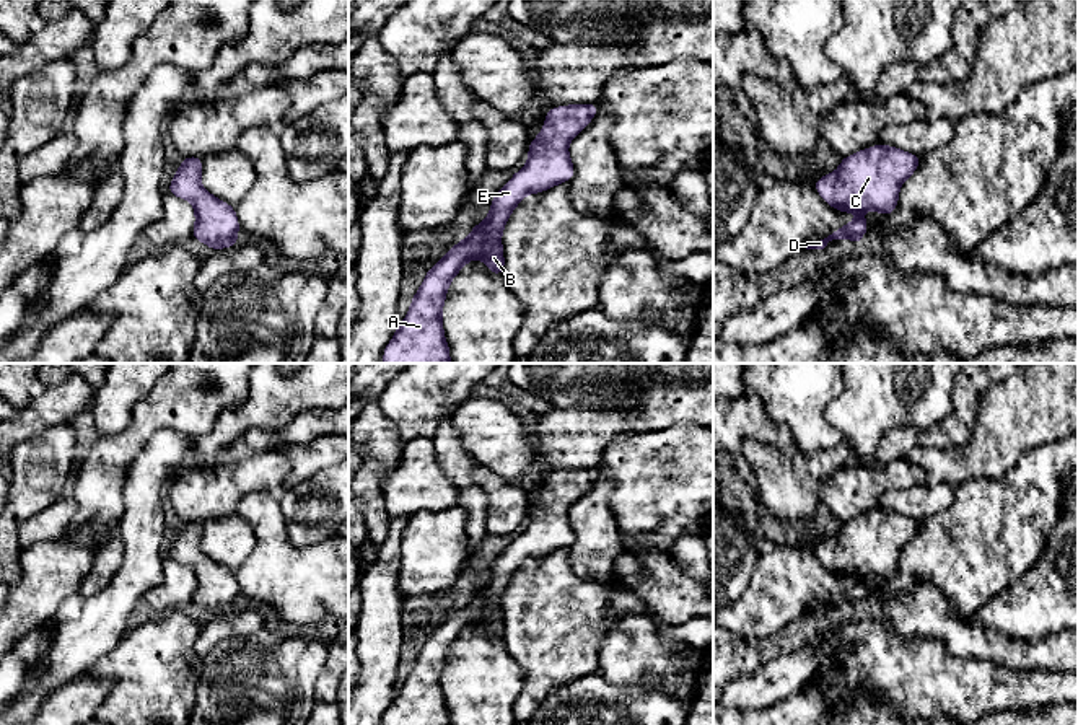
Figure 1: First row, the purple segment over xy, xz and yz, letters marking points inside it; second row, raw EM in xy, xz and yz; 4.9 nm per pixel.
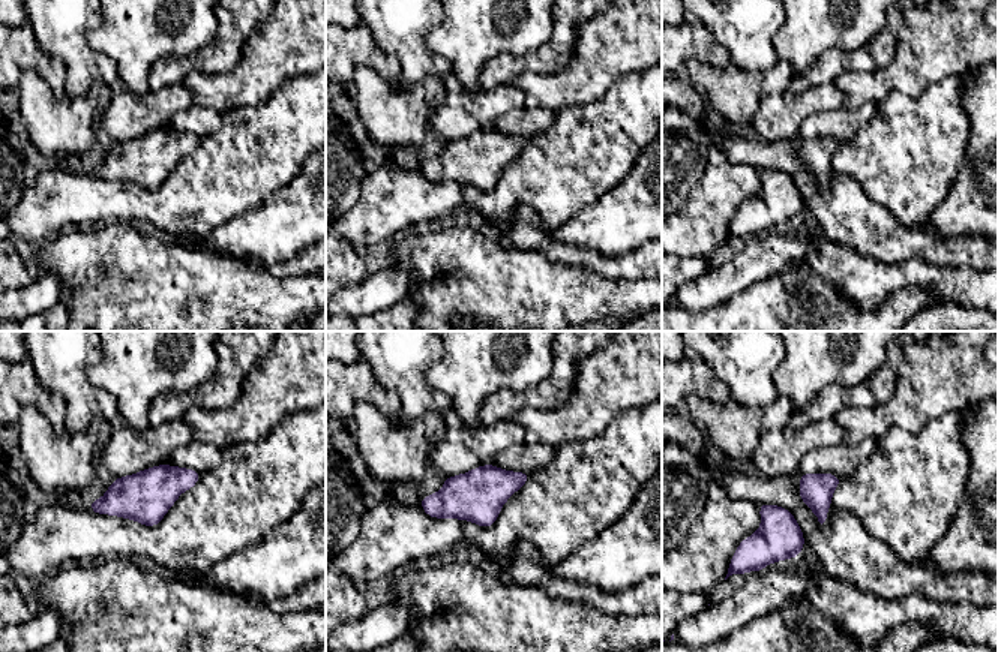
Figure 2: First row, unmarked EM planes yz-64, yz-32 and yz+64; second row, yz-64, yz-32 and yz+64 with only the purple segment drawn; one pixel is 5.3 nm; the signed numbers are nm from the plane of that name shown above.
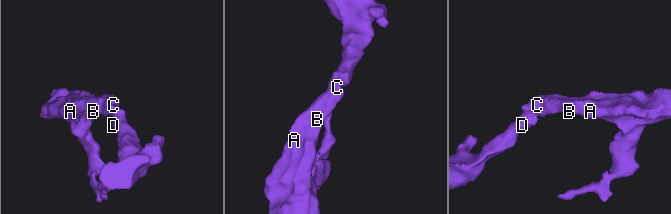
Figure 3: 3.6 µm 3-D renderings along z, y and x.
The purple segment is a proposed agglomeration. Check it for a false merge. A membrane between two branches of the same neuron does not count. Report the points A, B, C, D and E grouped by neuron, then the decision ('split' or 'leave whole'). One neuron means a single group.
A B C D E; leave whole

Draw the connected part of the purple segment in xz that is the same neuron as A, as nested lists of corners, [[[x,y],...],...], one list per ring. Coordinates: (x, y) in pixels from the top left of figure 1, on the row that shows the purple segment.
[[[598,103],[555,106],[546,112],[546,125],[531,138],[528,163],[493,196],[487,218],[456,243],[428,269],[404,321],[384,347],[383,363],[451,363],[443,329],[443,306],[451,280],[472,259],[503,275],[502,233],[518,204],[528,194],[544,192],[575,176],[568,143],[598,114]]]

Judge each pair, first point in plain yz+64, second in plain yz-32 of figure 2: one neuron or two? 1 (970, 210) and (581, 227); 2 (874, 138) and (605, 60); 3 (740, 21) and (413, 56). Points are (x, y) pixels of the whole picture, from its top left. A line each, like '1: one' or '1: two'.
1: one
2: two
3: one

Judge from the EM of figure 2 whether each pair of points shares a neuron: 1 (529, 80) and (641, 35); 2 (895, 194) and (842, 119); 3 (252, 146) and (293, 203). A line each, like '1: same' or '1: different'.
1: same
2: different
3: different

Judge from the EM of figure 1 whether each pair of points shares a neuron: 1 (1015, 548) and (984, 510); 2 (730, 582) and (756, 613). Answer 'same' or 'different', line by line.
1: same
2: different

